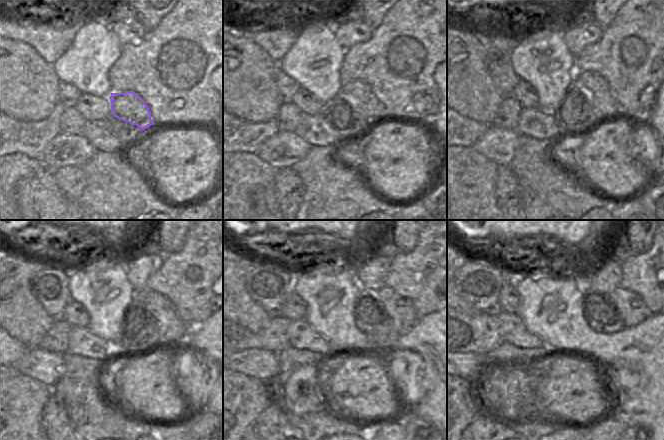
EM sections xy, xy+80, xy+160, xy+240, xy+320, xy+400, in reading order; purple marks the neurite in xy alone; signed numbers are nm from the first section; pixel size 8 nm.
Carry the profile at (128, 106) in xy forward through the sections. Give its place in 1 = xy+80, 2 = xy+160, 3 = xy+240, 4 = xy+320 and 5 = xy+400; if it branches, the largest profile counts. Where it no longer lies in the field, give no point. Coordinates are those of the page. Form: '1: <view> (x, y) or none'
1: xy+80 (363, 97)
2: xy+160 (595, 89)
3: xy+240 (170, 327)
4: xy+320 (404, 317)
5: xy+400 (633, 310)

